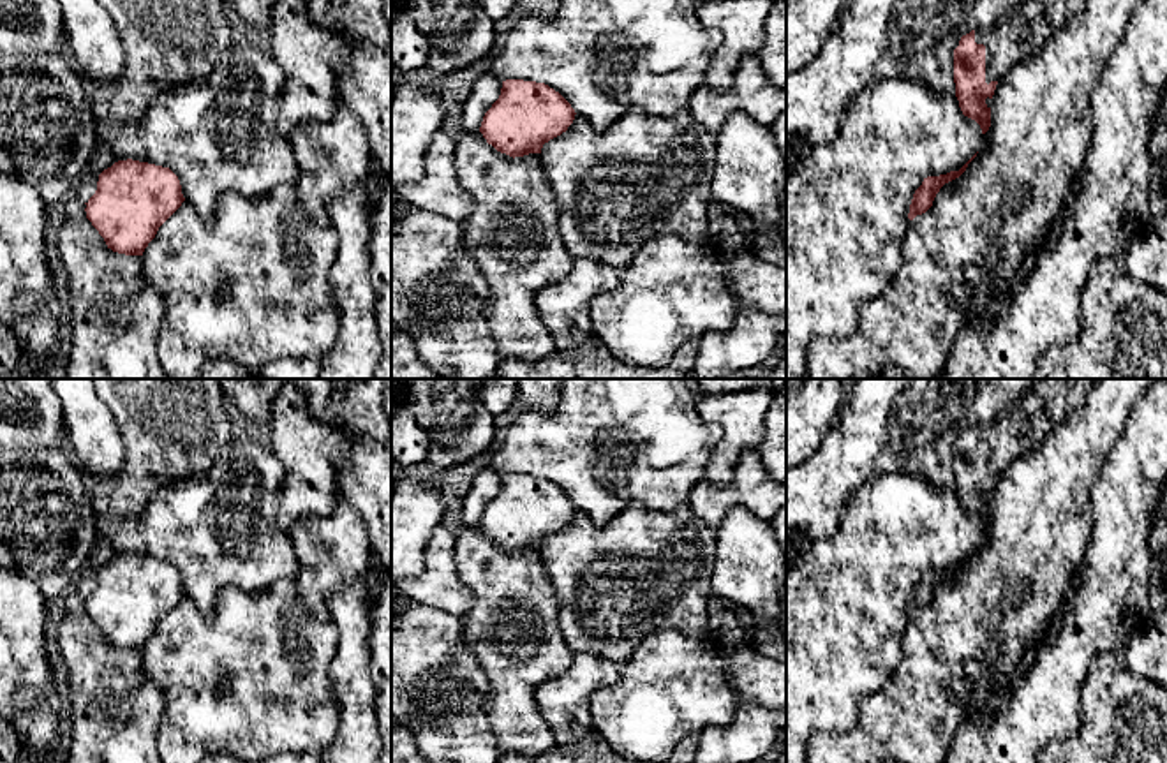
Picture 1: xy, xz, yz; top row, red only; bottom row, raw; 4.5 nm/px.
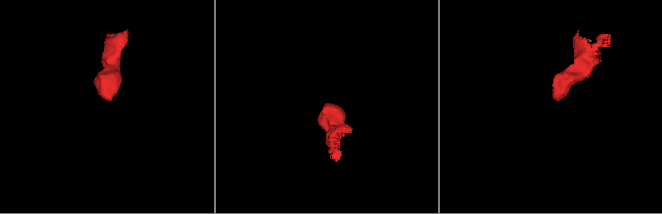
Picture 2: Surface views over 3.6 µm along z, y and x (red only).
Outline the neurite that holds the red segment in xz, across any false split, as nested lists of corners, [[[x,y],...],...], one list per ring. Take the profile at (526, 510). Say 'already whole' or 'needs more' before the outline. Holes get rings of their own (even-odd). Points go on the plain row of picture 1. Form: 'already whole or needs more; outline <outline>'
already whole; outline [[[506,474],[501,490],[485,507],[479,527],[509,552],[541,548],[575,515],[571,499],[545,478]]]

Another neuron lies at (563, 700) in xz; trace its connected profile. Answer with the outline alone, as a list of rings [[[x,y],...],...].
[[[576,652],[569,668],[536,687],[538,710],[555,744],[575,744],[594,730],[591,696],[619,678],[619,664],[599,654]]]

